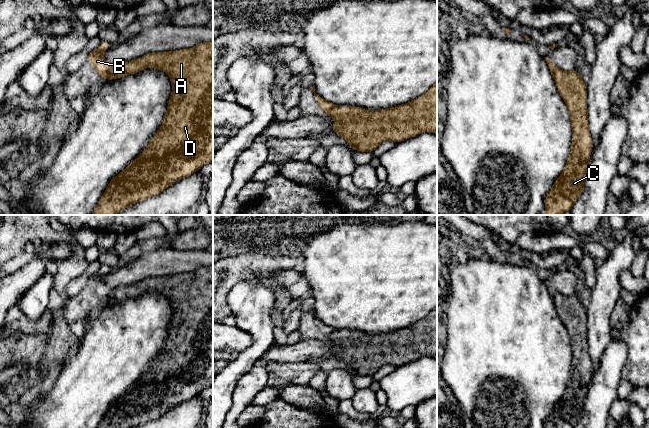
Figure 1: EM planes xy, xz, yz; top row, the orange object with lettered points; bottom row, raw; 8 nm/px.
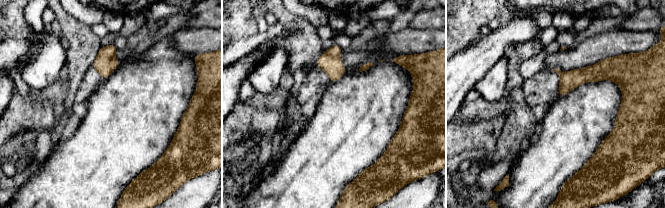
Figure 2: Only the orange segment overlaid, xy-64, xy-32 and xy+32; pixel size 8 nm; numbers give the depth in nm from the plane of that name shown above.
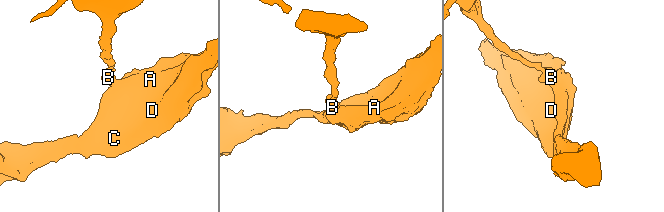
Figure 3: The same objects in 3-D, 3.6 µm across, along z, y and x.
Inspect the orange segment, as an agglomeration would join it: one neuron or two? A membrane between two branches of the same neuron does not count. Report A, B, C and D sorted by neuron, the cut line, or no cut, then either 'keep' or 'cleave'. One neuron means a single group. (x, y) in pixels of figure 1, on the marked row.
groups A C D / B; cut xy (112, 65), (106, 78); cleave

